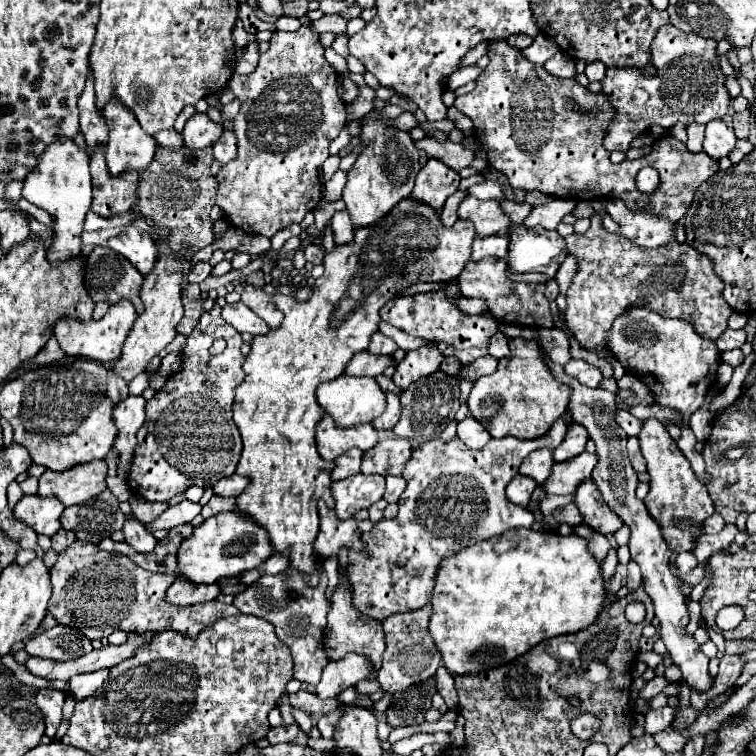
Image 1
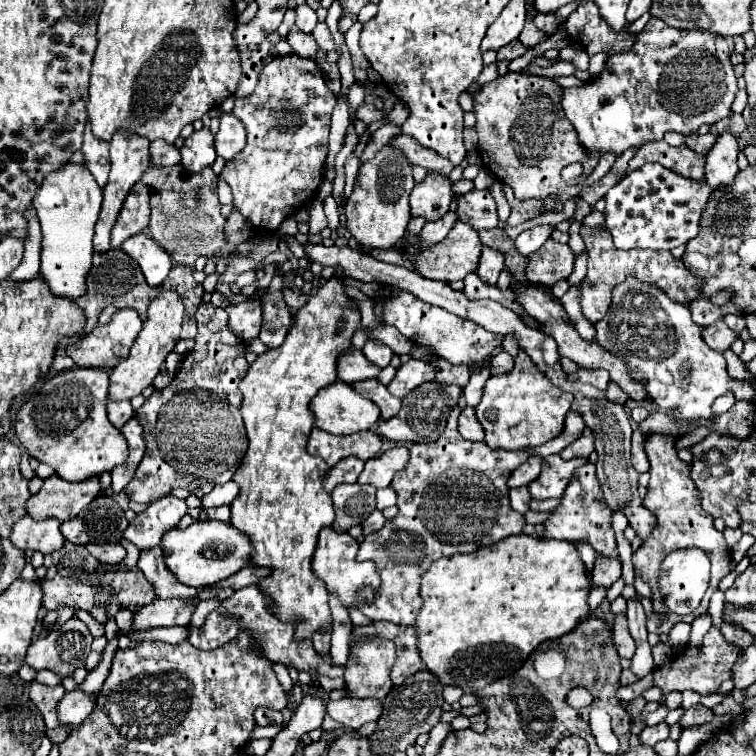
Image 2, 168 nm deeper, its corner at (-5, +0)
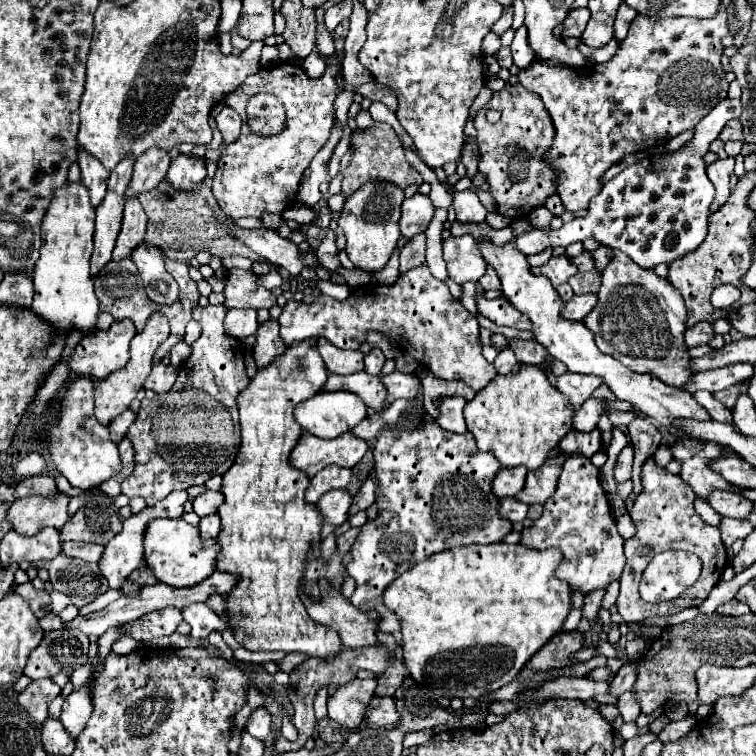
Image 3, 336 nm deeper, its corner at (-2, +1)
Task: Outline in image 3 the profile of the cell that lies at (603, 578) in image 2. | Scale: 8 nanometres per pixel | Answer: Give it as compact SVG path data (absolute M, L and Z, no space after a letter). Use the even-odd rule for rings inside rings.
M595 590L595 592L591 592L591 596L587 594L587 598L583 600L583 620L595 620L597 618L603 596L605 596L605 590Z

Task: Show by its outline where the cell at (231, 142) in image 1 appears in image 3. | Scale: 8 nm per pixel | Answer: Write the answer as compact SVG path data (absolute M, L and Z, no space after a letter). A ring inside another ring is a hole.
M223 106L223 110L215 118L215 122L217 122L217 128L219 128L221 136L223 136L223 144L231 144L231 142L235 142L239 138L241 118L231 106Z

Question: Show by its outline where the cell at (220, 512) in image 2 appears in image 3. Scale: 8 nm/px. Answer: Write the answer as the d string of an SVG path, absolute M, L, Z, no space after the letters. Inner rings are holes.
M217 514L205 516L205 518L201 518L201 522L199 522L199 530L201 530L201 536L203 536L203 540L217 538L217 534L219 534L219 528L221 528L221 520L219 520L219 516L217 516Z

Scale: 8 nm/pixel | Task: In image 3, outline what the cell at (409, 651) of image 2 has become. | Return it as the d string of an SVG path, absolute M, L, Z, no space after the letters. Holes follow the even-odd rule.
M379 644L379 646L369 646L369 648L359 648L359 650L343 648L343 652L341 652L337 658L329 660L329 662L327 662L327 660L319 660L319 658L307 658L305 662L297 664L297 666L291 670L291 674L289 674L291 678L289 678L289 684L287 684L287 698L291 700L291 704L293 704L293 708L295 708L295 714L291 716L291 722L293 722L293 726L297 728L299 736L297 736L295 742L289 742L289 740L283 738L283 736L277 738L277 742L273 744L273 752L281 754L281 752L293 752L293 750L303 748L305 740L315 732L317 720L315 720L315 714L313 714L313 700L315 700L315 696L317 696L317 692L319 692L321 688L333 688L333 686L335 686L335 688L341 688L341 684L353 680L359 670L371 670L371 672L375 672L375 674L381 674L383 670L387 670L389 664L391 664L391 662L389 662L389 658L387 658L387 652L385 652L383 644Z

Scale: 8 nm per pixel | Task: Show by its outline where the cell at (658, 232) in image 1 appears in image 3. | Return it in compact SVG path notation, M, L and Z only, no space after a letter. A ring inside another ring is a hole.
M719 100L719 104L695 126L695 134L675 152L661 152L637 160L611 178L591 200L585 218L573 218L559 230L533 230L519 236L517 248L523 254L539 254L547 248L569 246L595 238L597 242L625 252L641 268L653 270L657 264L671 264L693 252L707 236L709 206L715 188L705 174L703 156L709 144L721 134L725 122L741 118L741 100Z

